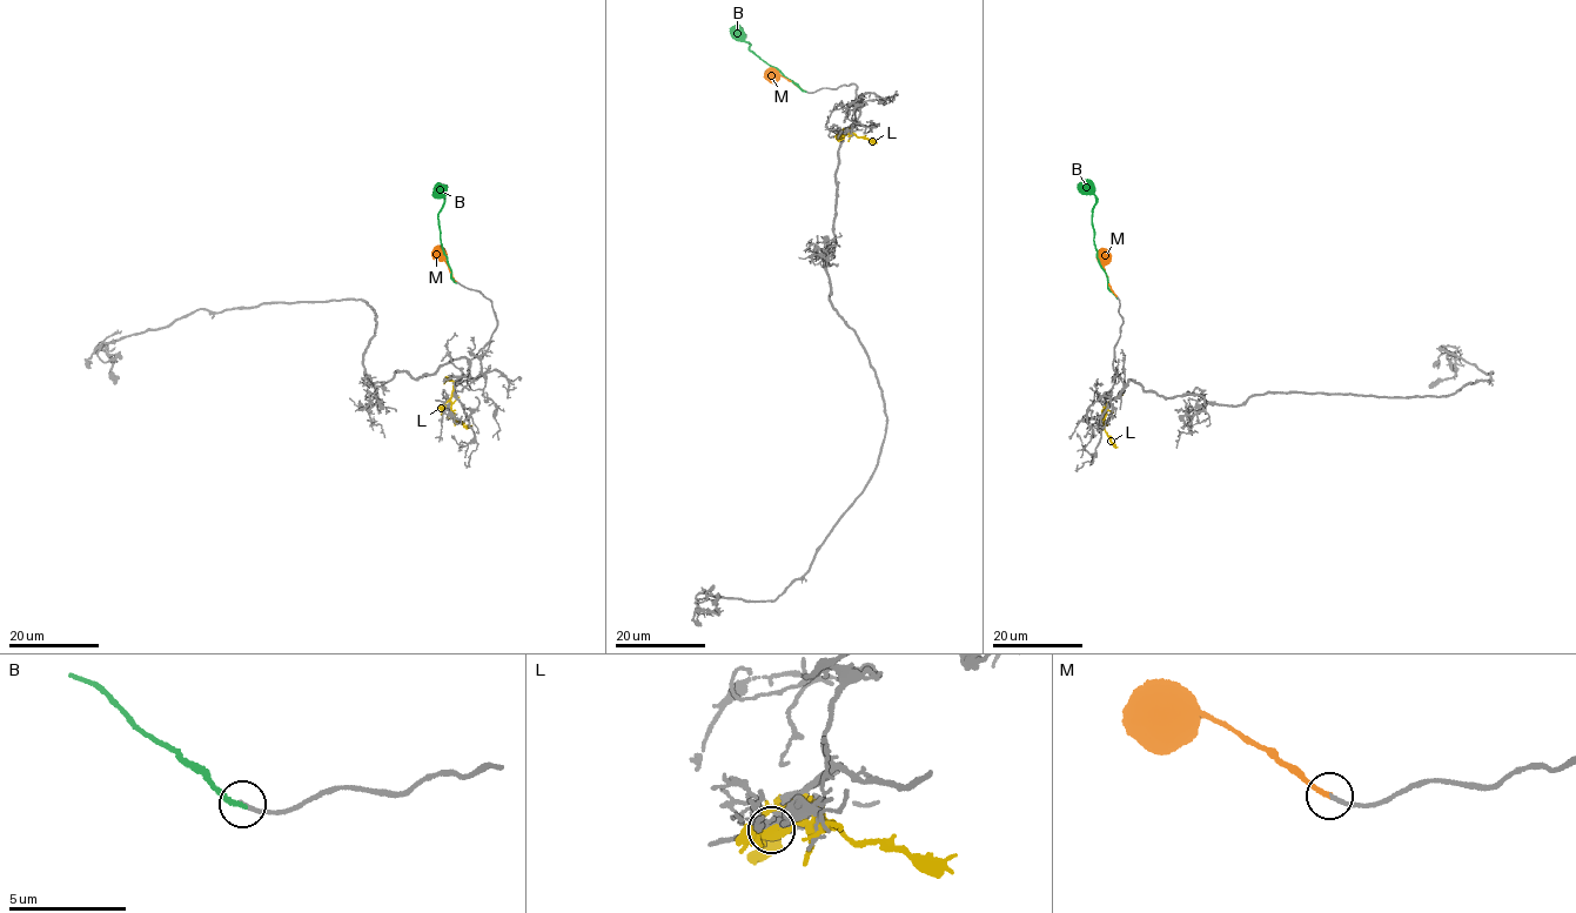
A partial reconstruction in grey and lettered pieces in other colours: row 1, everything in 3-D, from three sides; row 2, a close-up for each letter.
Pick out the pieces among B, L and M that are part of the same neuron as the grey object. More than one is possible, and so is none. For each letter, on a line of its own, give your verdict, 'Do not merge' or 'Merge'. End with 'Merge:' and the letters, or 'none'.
B: Do not merge
L: Do not merge
M: Merge
Merge: M

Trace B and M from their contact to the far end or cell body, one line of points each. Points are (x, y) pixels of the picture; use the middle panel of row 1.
B: (804, 91), (748, 48), (751, 44), (742, 31), (732, 27)
M: (804, 91), (777, 73), (765, 74)

